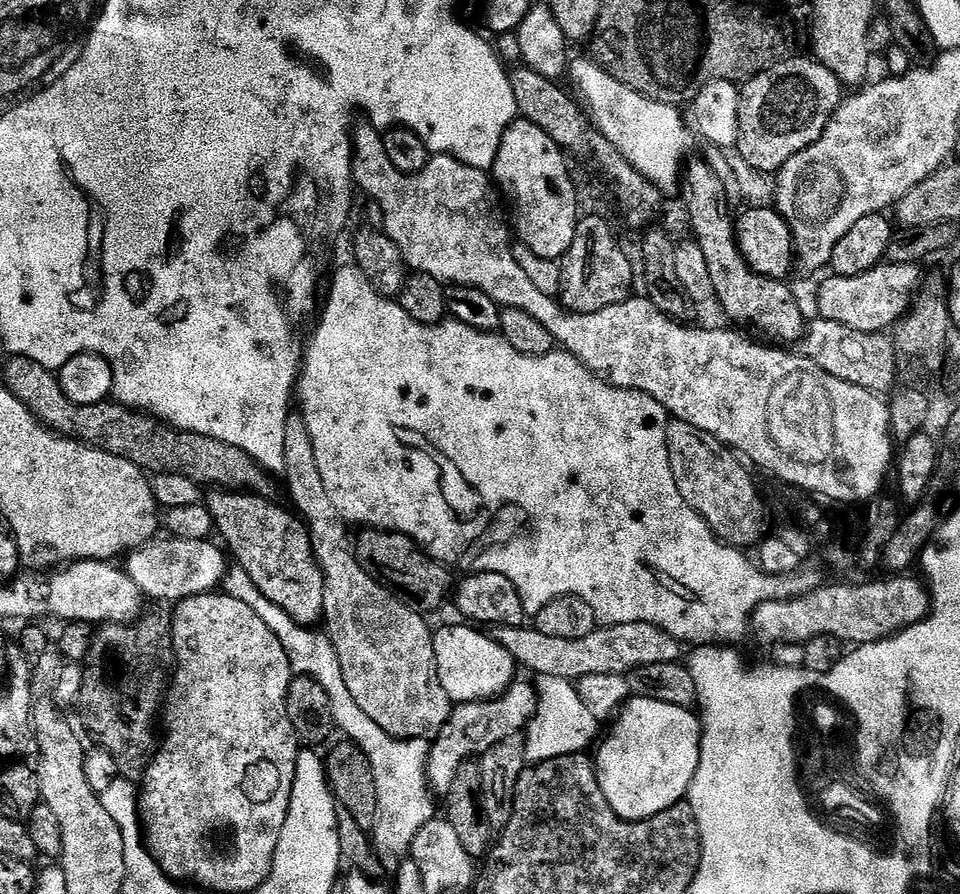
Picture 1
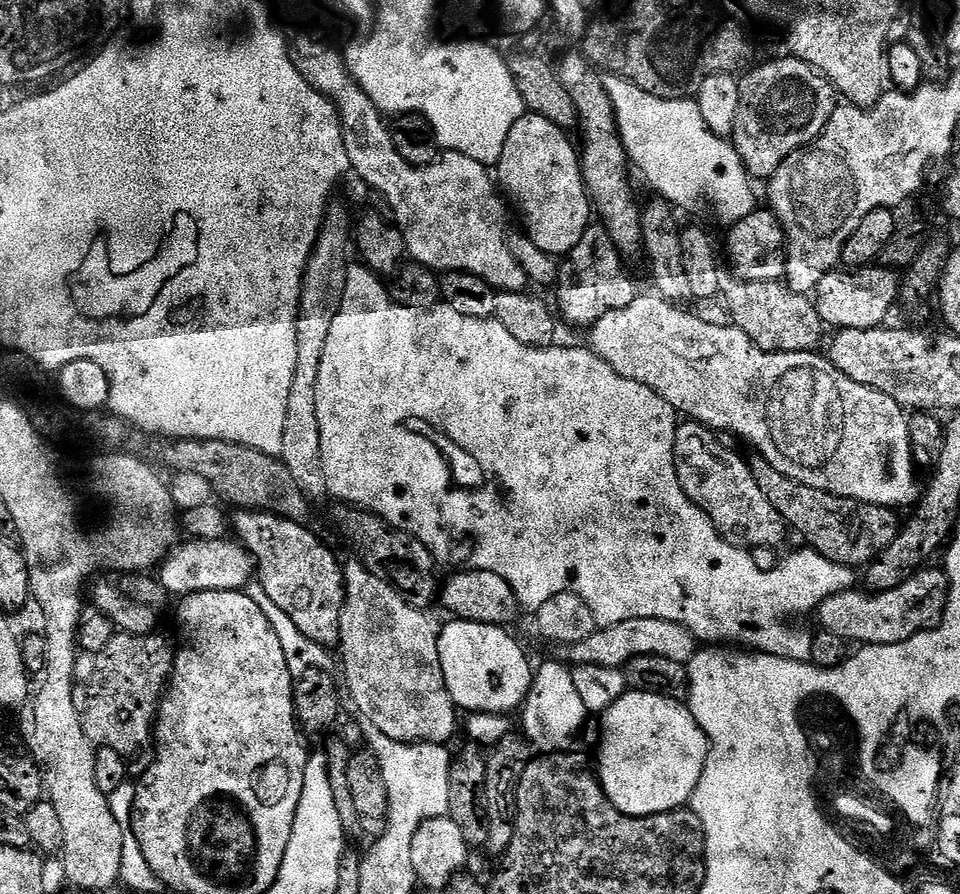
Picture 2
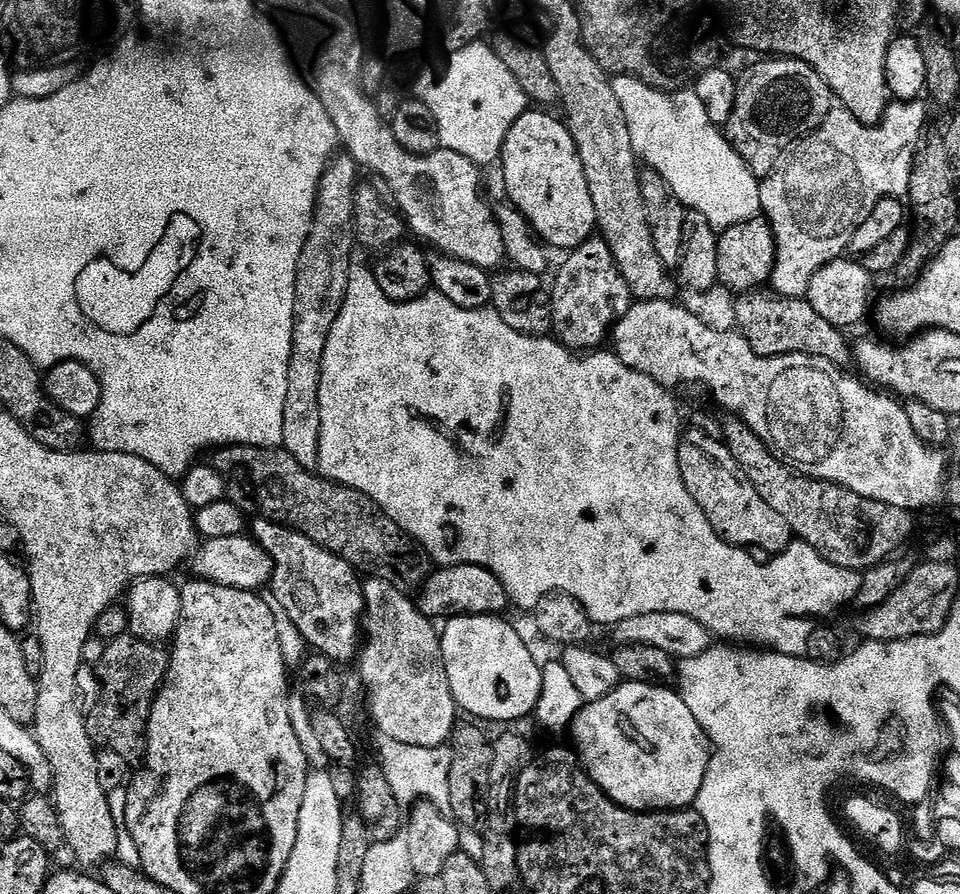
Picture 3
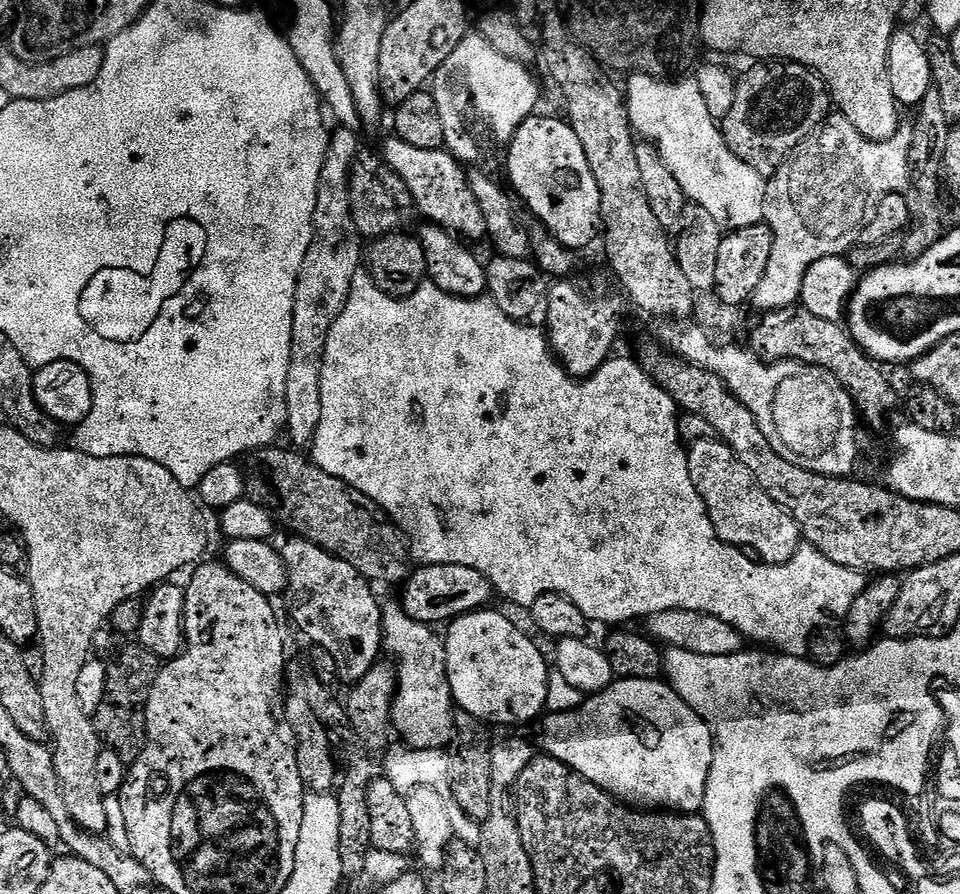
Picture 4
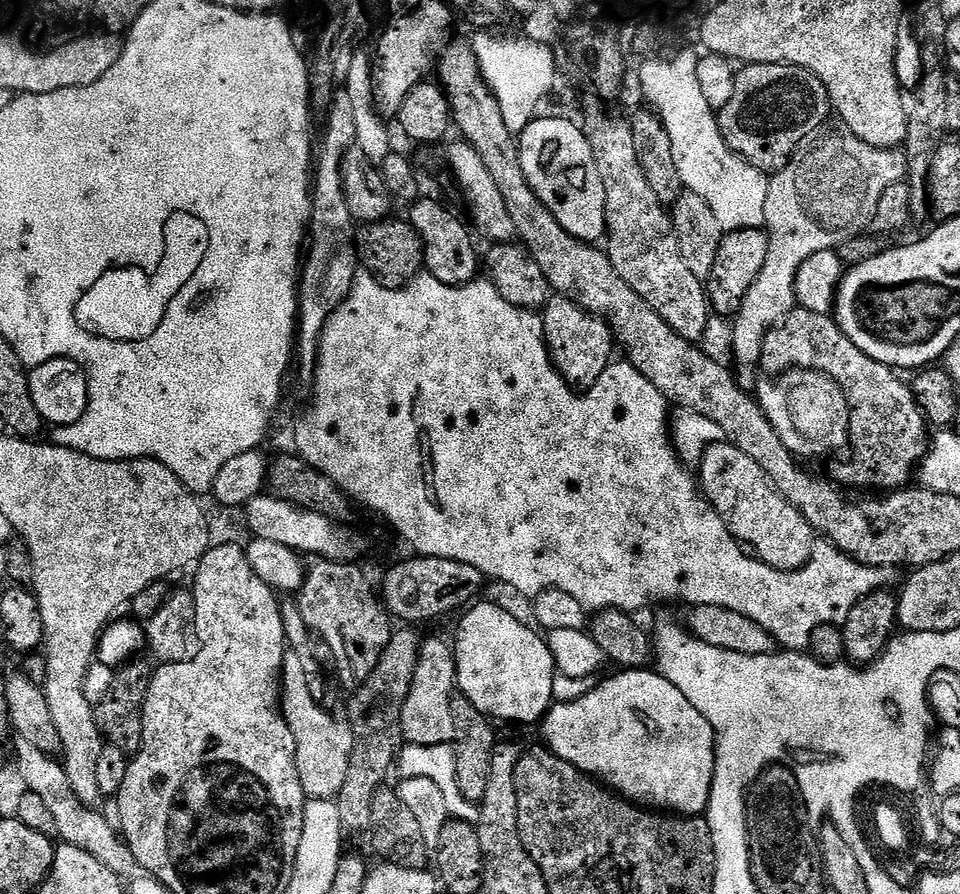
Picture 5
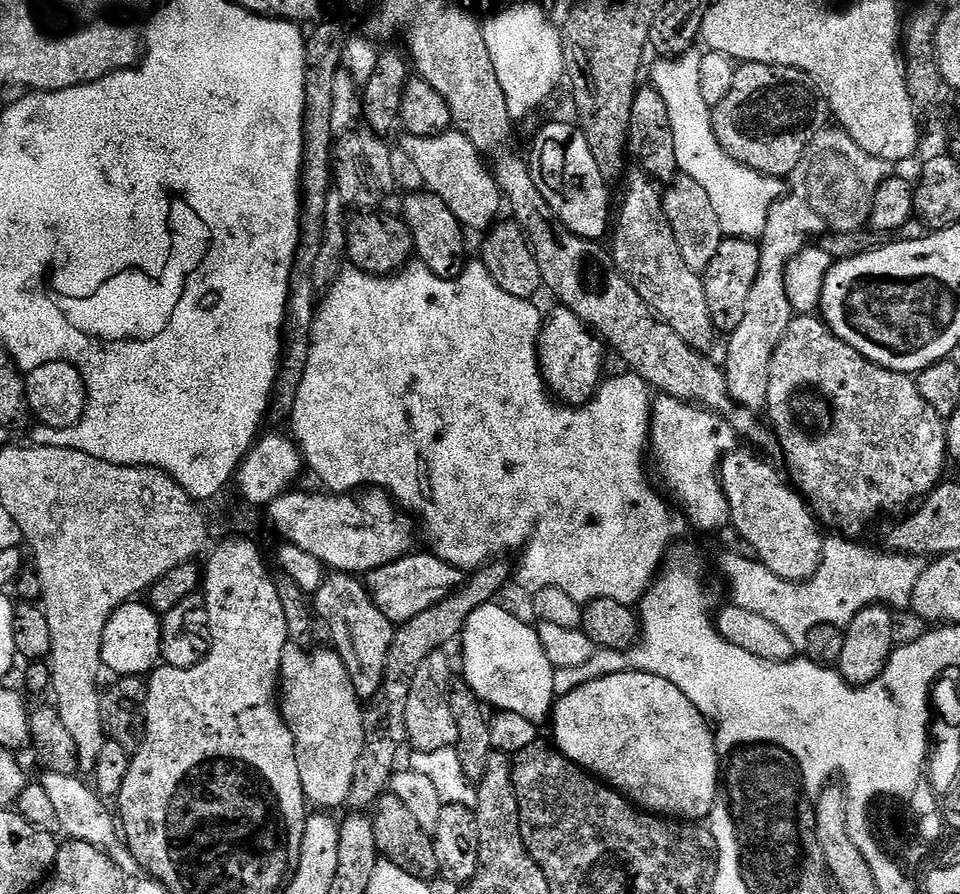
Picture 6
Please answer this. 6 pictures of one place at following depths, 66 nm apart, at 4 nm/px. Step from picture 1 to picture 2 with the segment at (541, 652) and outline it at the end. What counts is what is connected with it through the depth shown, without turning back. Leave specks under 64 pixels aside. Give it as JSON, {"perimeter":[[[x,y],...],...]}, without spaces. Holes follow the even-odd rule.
{"perimeter":[[[630,618],[626,622],[618,622],[617,624],[606,624],[597,627],[585,641],[577,644],[567,645],[566,652],[572,659],[573,665],[593,664],[594,666],[604,666],[606,668],[623,669],[628,661],[638,658],[639,656],[657,656],[663,660],[669,660],[675,664],[687,665],[688,661],[696,655],[698,651],[698,641],[695,636],[691,636],[681,624],[674,622],[666,622],[662,618]]]}

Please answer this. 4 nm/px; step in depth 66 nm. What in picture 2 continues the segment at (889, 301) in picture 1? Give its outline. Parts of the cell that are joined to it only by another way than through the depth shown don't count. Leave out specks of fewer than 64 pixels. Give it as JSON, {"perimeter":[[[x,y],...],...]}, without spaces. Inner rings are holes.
{"perimeter":[[[869,266],[859,270],[833,270],[818,282],[814,303],[829,329],[878,328],[885,323],[888,311],[898,304],[901,277],[891,268]]]}

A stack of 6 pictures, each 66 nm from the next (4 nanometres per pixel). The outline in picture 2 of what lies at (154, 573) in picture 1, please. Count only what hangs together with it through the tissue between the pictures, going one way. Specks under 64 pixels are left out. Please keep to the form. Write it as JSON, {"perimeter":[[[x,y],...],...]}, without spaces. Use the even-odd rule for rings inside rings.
{"perimeter":[[[189,539],[187,543],[173,547],[159,565],[158,579],[165,593],[173,592],[176,598],[183,598],[195,592],[238,592],[251,576],[253,579],[253,558],[235,539]]]}

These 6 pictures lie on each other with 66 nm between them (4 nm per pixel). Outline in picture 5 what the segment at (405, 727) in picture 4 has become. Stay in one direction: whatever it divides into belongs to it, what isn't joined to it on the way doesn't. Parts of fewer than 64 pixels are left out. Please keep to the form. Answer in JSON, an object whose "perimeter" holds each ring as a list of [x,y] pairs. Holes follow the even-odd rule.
{"perimeter":[[[428,640],[425,644],[423,641],[418,648],[412,685],[400,719],[404,727],[404,739],[408,744],[434,746],[455,741],[456,727],[450,702],[456,691],[456,653],[453,645],[444,640]]]}

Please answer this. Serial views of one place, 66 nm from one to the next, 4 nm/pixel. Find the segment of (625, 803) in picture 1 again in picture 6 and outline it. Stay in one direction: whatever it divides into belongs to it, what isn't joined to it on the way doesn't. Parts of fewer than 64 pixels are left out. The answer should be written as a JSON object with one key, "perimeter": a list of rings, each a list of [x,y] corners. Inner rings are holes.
{"perimeter":[[[627,671],[610,674],[606,678],[598,678],[594,682],[586,682],[586,686],[578,686],[578,690],[557,699],[550,717],[551,724],[553,736],[551,739],[563,756],[570,758],[585,772],[599,778],[609,788],[615,788],[621,796],[627,796],[633,804],[639,806],[643,811],[659,814],[665,818],[679,818],[684,822],[704,822],[707,821],[708,815],[712,812],[712,807],[718,802],[716,791],[719,788],[721,791],[722,788],[722,764],[720,768],[719,758],[721,759],[721,757],[718,755],[714,729],[696,709],[694,702],[690,702],[690,698],[686,698],[686,694],[682,694],[682,690],[678,690],[678,686],[666,682],[666,678],[658,678],[654,674],[646,674],[645,672]]]}

